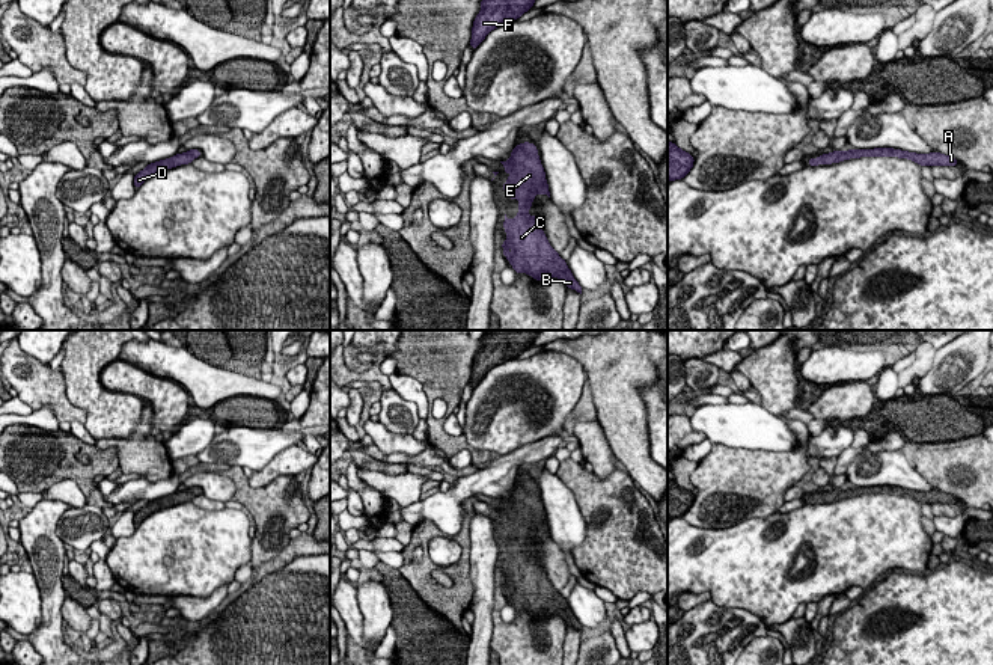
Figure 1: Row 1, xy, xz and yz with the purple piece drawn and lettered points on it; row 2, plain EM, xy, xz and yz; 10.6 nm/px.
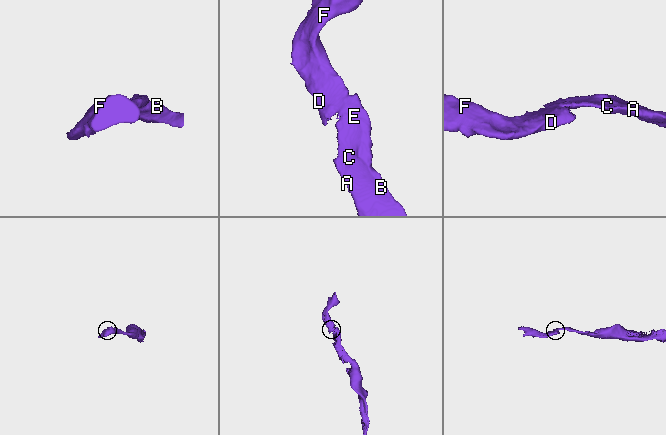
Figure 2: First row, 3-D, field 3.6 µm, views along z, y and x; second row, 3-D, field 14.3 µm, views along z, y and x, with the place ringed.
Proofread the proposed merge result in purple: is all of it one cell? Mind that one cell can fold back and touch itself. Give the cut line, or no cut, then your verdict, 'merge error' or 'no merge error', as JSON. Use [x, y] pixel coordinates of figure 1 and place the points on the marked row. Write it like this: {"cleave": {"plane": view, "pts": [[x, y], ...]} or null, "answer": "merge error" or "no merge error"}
{"cleave": null, "answer": "no merge error"}

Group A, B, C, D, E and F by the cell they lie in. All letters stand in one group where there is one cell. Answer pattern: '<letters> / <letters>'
A B C D E F

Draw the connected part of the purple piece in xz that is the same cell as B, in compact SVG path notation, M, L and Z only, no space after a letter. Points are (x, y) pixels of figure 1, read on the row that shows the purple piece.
M532 142L520 143L512 149L509 160L500 163L506 173L502 188L509 199L517 198L520 204L515 219L505 214L503 228L509 240L502 241L503 256L515 273L527 273L535 280L559 277L567 288L582 294L582 287L567 261L547 241L536 216L527 214L536 195L544 193L550 198L536 146Z

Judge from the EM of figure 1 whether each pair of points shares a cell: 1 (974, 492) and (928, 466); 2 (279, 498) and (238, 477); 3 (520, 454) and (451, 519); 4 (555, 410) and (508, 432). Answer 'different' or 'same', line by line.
1: same
2: same
3: same
4: same

